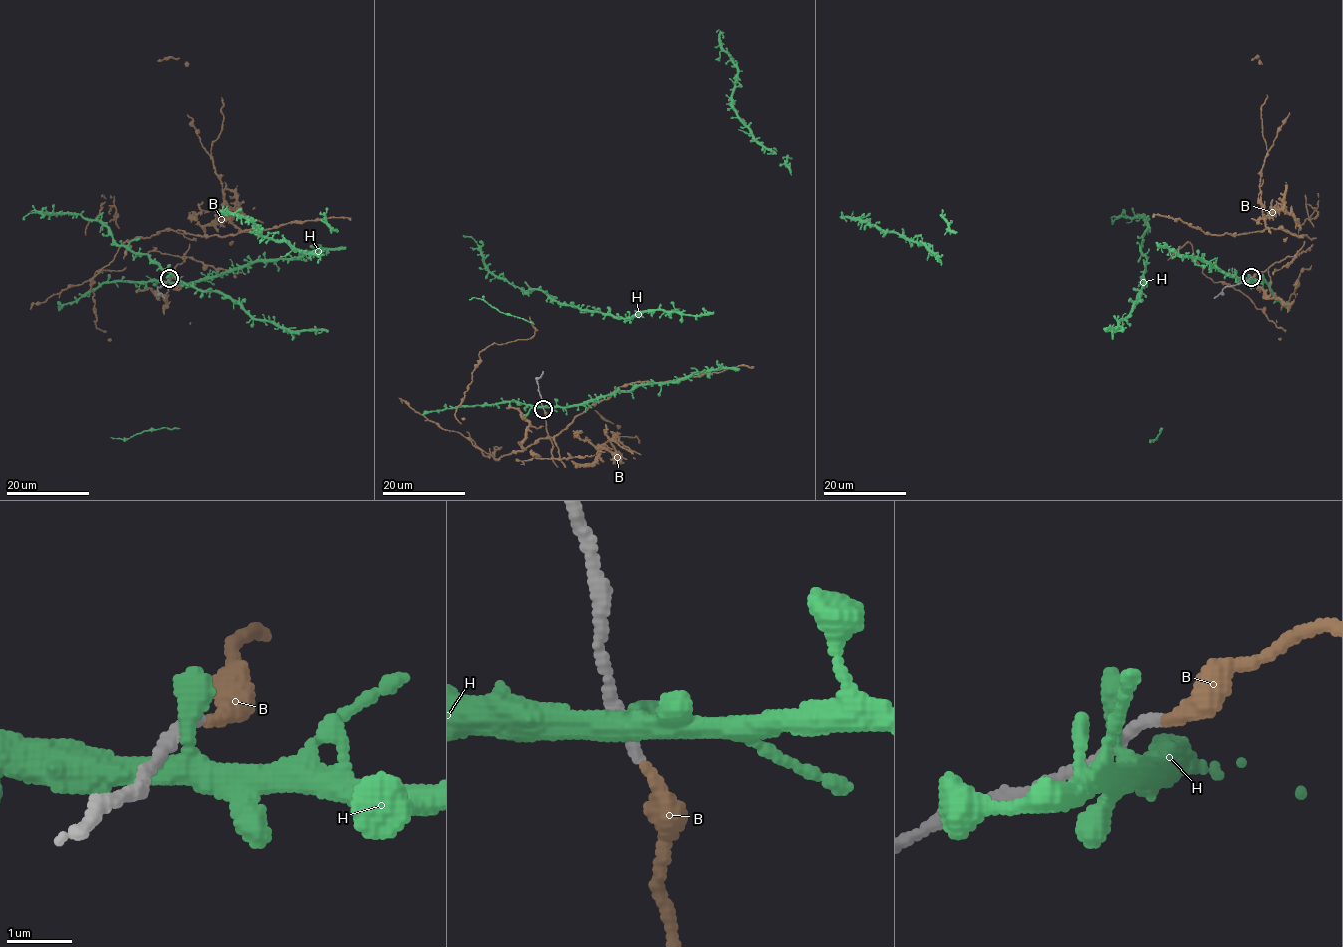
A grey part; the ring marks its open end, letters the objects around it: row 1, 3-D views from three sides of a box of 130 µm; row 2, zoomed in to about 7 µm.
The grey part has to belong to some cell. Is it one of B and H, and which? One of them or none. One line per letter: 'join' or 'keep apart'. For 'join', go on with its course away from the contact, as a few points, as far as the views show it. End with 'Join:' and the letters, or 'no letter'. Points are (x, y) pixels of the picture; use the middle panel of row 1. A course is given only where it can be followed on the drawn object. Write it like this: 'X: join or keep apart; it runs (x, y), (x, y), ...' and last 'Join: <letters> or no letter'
B: keep apart
H: keep apart
Join: no letter

